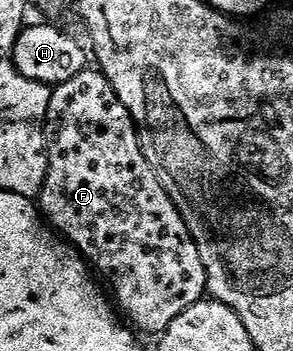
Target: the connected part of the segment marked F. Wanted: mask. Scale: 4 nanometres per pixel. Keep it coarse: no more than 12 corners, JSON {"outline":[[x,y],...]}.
{"outline":[[96,68],[56,86],[39,209],[160,335],[207,271]]}

